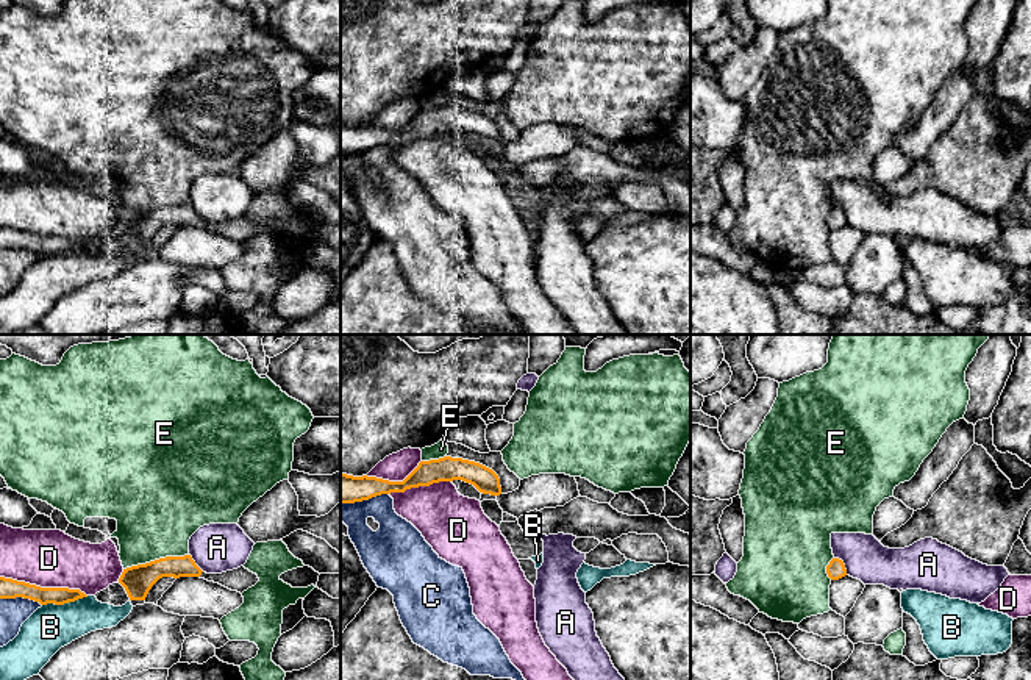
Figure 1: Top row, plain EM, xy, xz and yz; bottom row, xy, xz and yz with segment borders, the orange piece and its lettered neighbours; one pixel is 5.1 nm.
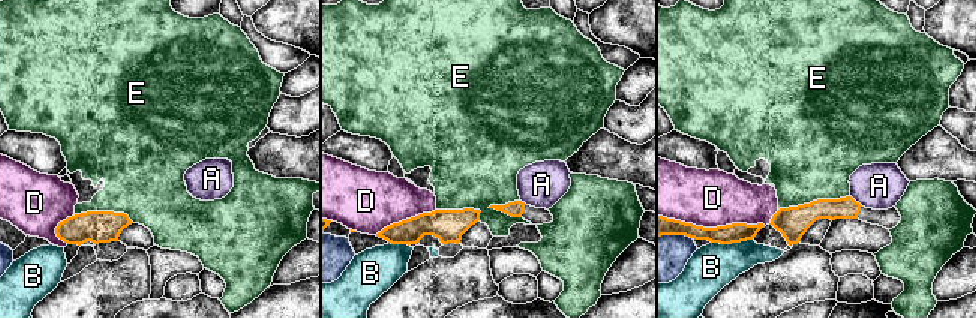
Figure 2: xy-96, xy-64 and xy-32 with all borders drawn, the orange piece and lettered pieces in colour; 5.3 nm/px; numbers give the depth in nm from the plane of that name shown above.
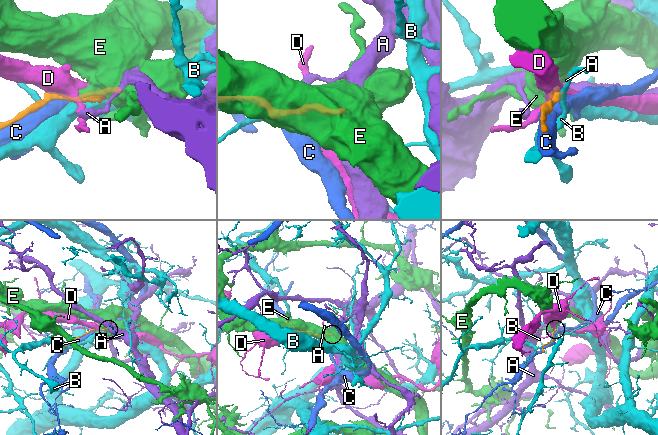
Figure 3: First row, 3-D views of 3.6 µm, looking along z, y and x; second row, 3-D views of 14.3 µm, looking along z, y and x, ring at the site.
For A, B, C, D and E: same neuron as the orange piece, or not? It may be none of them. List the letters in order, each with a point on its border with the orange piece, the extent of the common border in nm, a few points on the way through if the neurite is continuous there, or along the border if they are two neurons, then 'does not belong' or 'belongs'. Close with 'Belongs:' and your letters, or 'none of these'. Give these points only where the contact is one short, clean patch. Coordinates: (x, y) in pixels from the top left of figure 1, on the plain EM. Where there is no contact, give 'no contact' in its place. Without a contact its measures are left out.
A: meets orange in yz at (844, 214); contact 120 nm long; border along yz (834, 207), (842, 211), (847, 224); does not belong
B: meets orange in xy at (64, 252); contact 240 nm long; does not belong
C: meets orange in xy at (21, 246); contact 220 nm long; does not belong
D: meets orange in xy at (44, 238); contact 460 nm long; does not belong
E: meets orange in xy at (155, 210); contact 340 nm long; does not belong
Belongs: none of these

